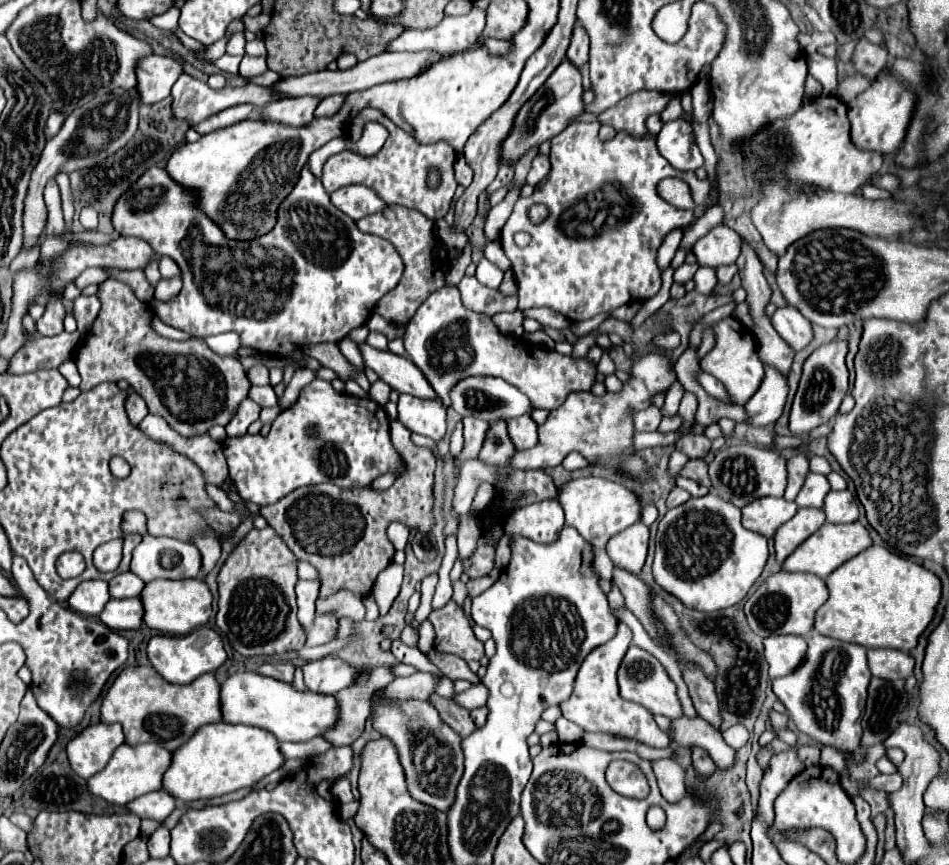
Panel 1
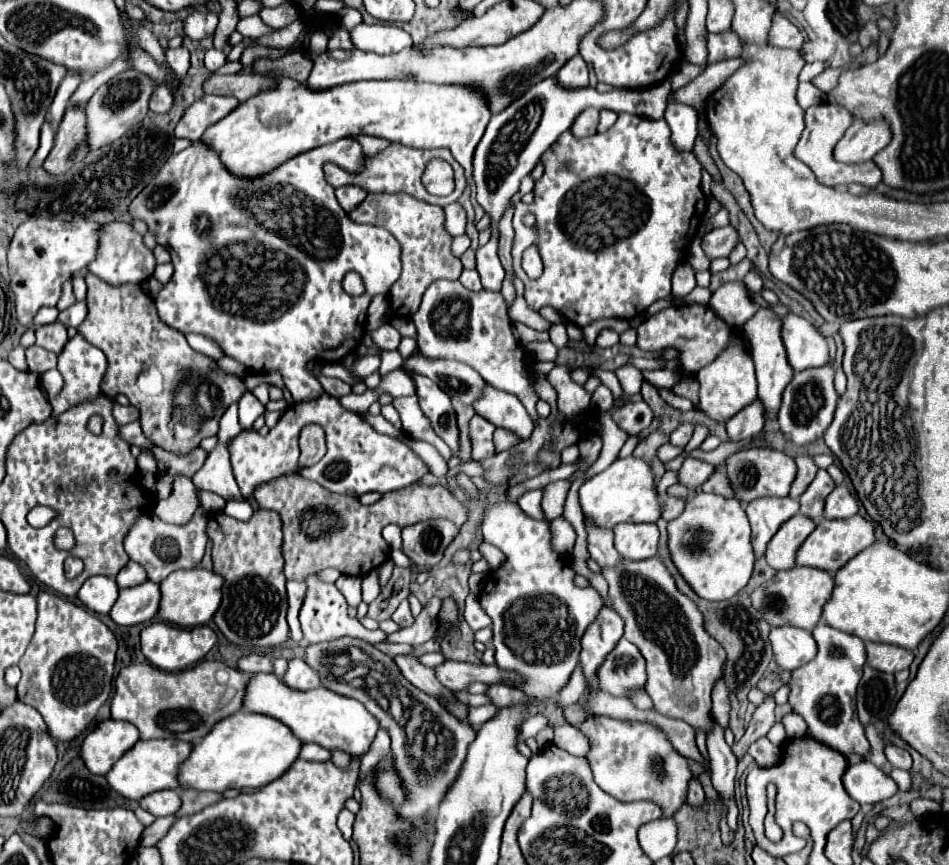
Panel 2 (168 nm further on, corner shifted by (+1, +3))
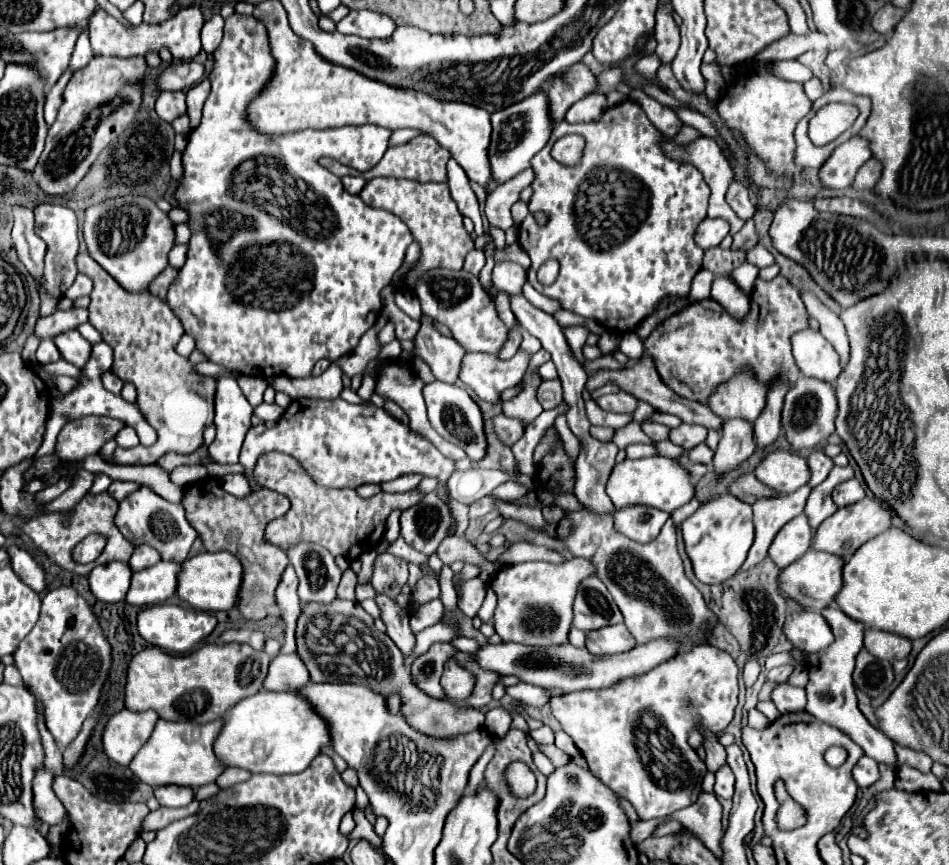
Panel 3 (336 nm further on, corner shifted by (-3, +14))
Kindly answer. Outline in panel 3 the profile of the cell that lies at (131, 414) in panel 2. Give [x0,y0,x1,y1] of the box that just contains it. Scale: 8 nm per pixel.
[102,372,124,394]

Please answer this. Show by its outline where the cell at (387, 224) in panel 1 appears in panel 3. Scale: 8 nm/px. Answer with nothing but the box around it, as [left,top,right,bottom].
[360,178,474,286]

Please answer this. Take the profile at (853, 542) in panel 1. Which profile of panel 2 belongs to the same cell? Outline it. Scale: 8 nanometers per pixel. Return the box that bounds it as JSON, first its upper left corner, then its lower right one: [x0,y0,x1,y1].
[796,515,874,575]

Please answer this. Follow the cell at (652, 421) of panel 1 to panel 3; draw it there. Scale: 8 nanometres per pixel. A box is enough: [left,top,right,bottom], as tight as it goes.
[594,392,636,412]

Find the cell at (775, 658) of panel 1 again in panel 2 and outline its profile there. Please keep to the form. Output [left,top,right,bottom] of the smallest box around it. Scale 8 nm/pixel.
[770,627,816,671]

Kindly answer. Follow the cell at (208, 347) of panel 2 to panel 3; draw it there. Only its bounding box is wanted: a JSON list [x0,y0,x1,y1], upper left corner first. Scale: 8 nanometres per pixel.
[175,334,195,357]

